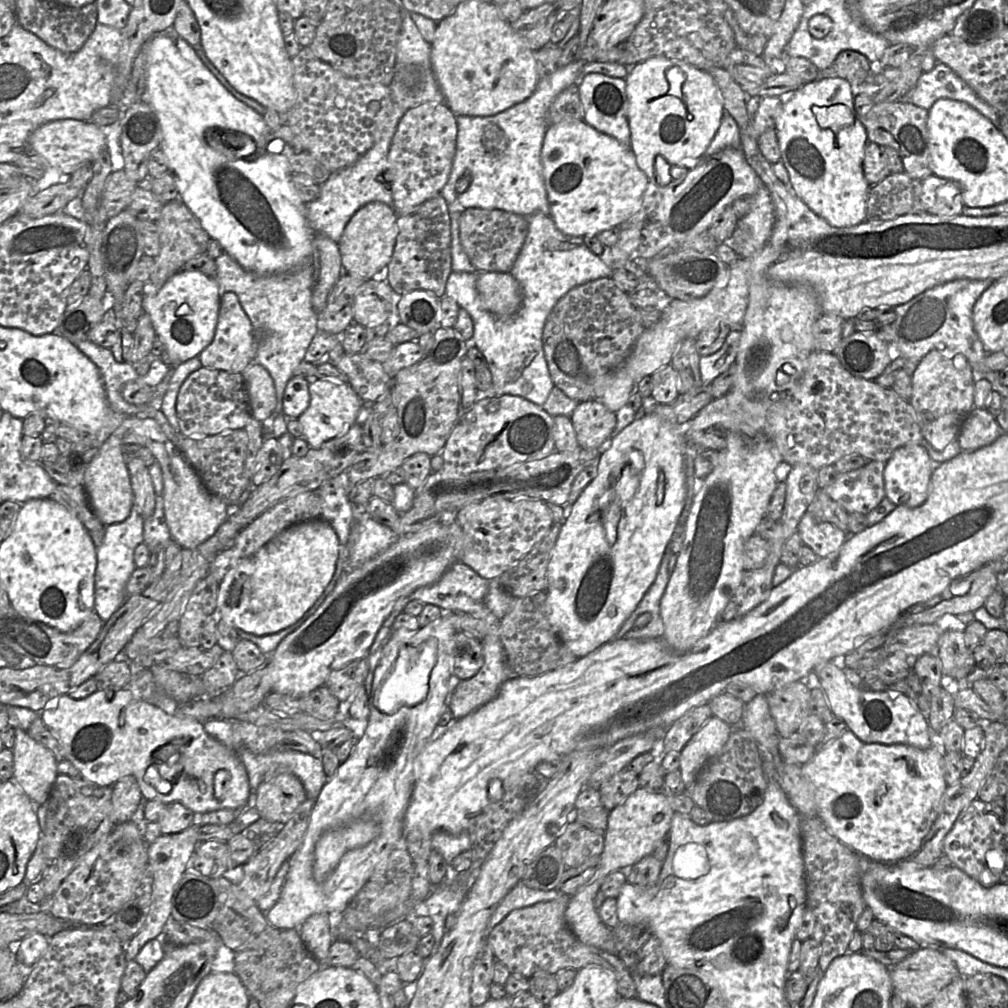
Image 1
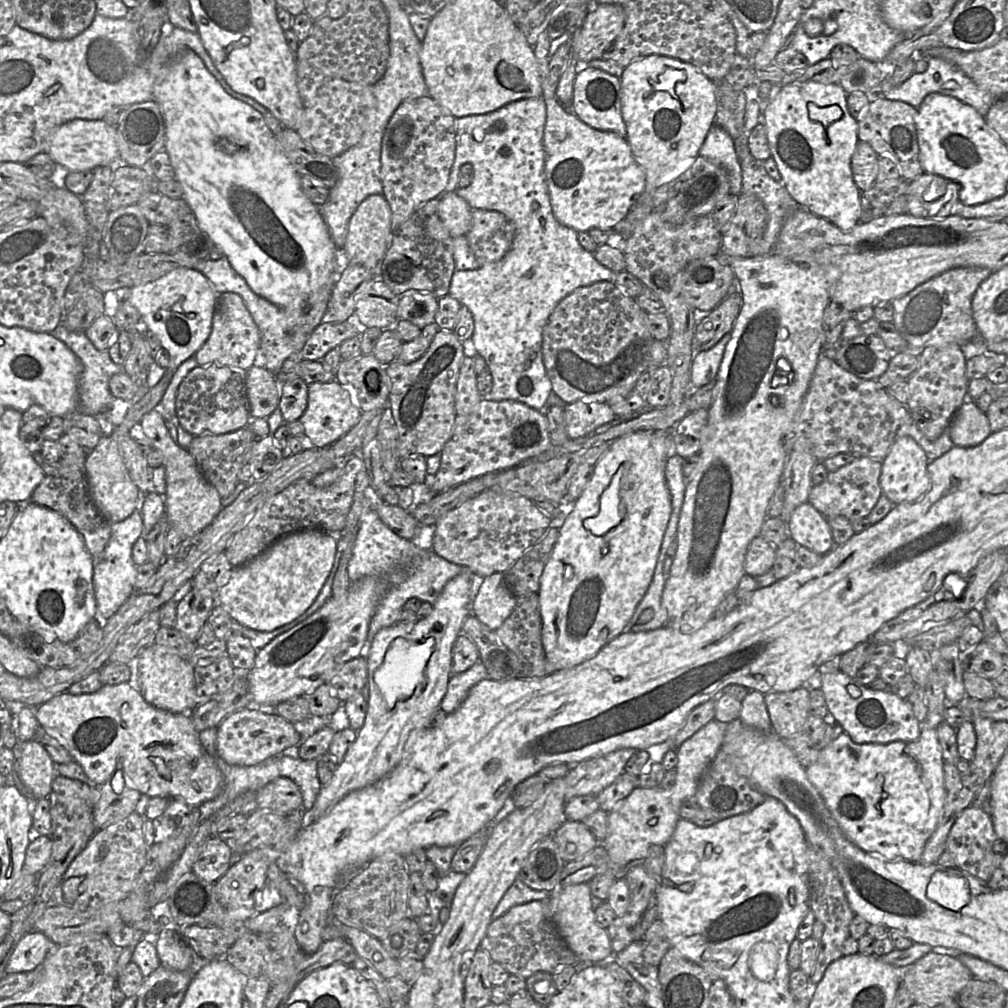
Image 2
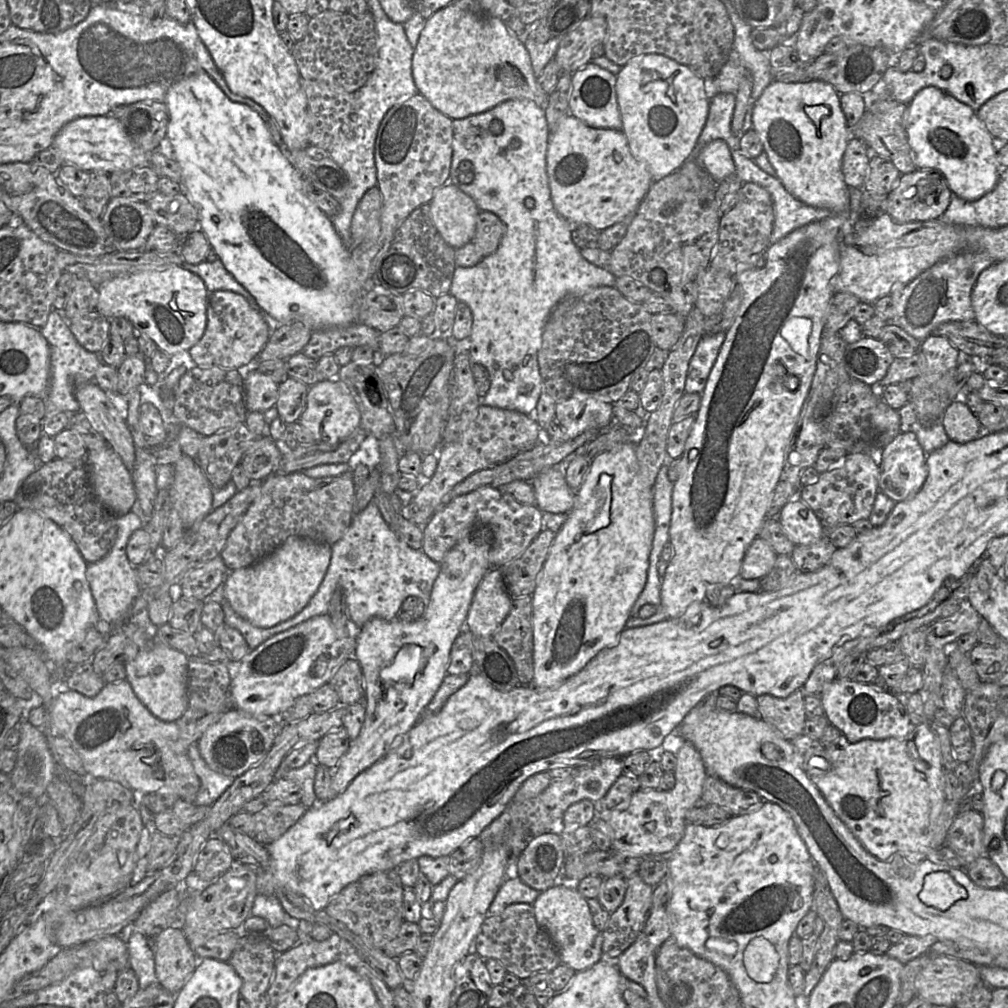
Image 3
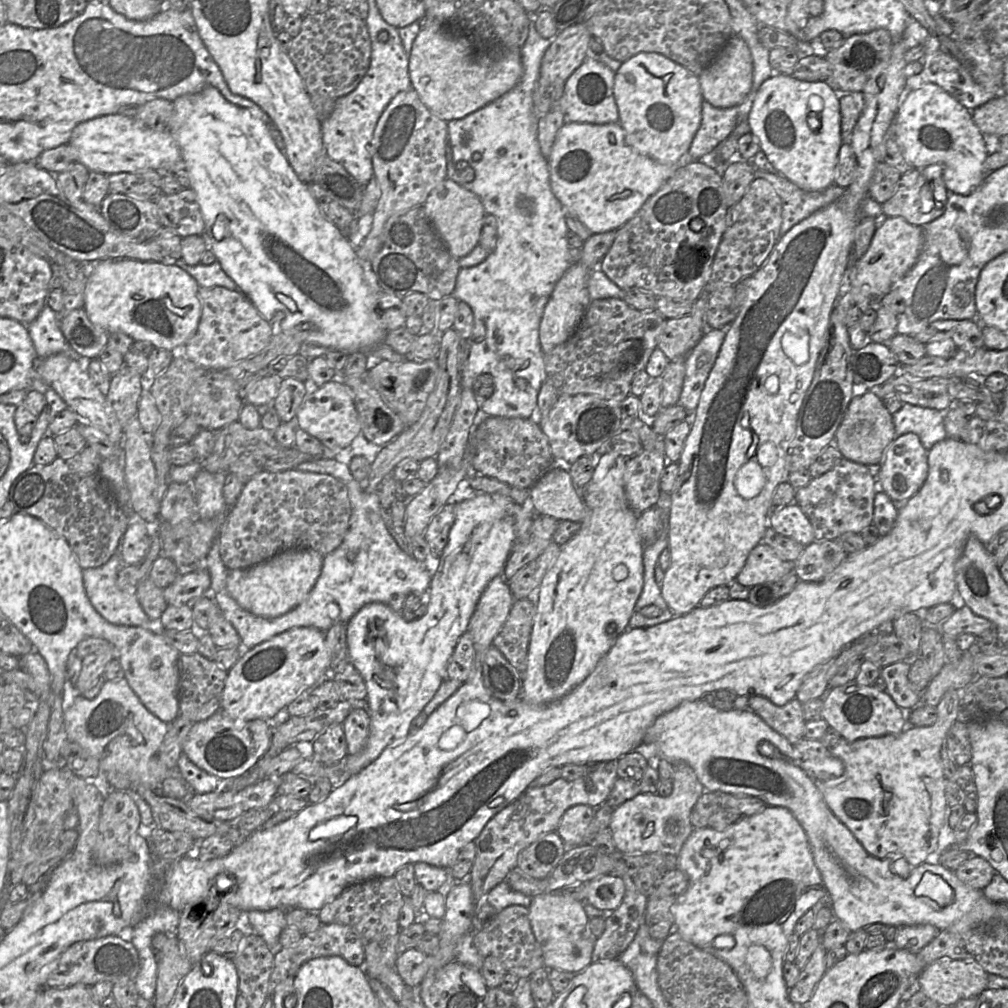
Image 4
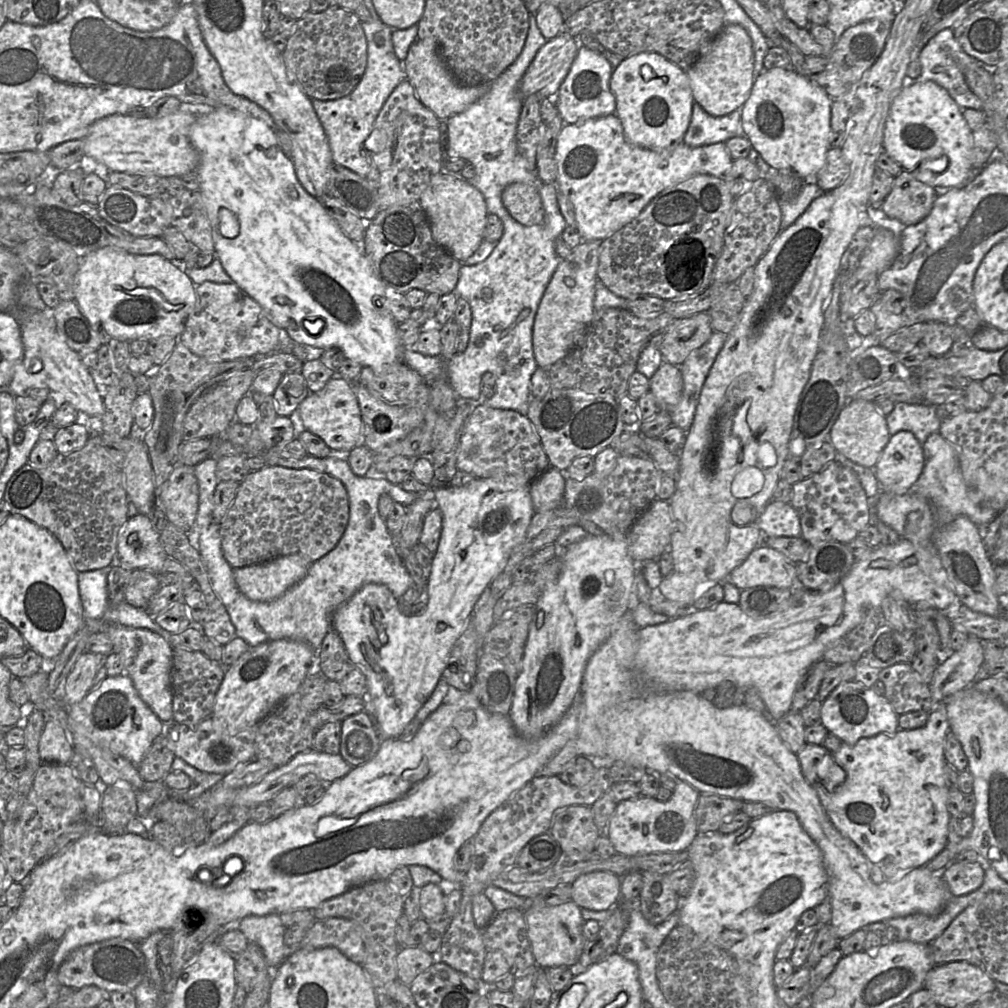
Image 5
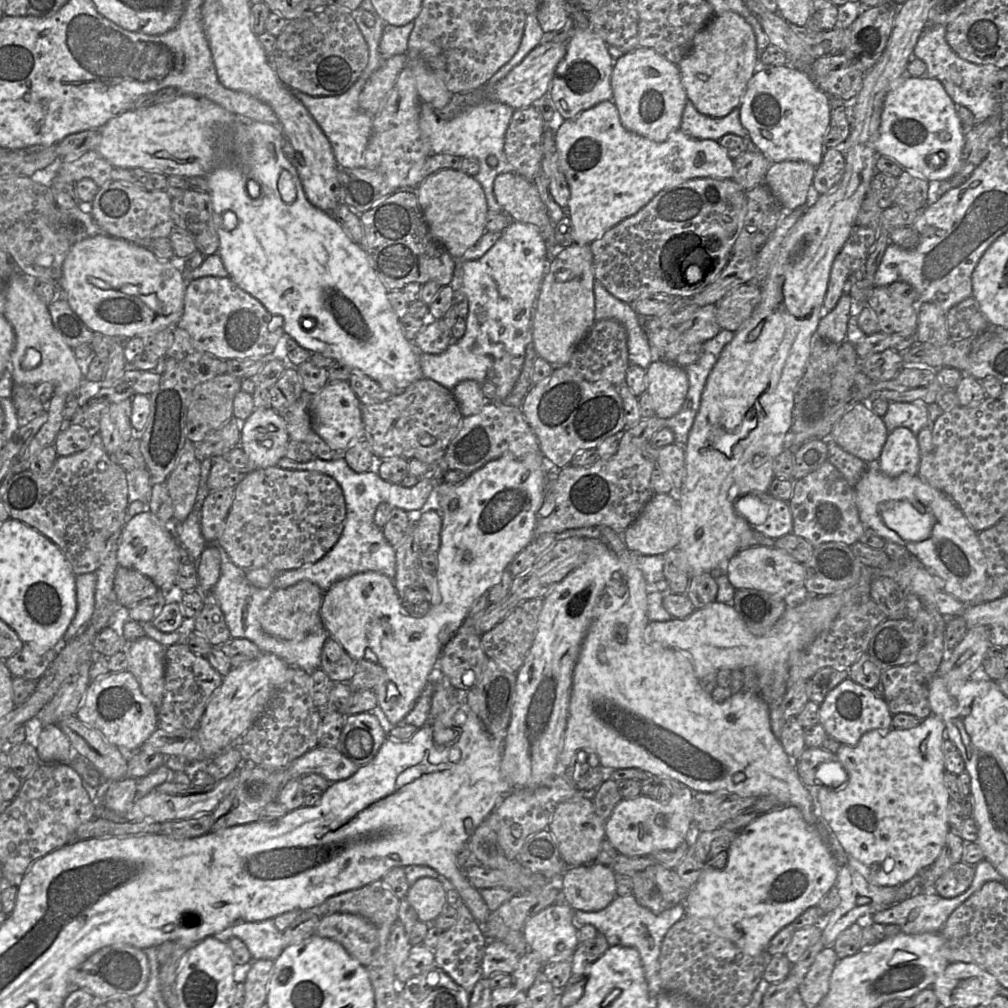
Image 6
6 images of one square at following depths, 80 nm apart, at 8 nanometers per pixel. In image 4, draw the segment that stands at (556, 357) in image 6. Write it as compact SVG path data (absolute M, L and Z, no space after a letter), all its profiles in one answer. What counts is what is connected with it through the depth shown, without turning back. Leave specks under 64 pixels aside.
M616 231L592 234L590 238L584 241L581 248L582 255L580 260L575 263L570 263L567 270L556 283L544 308L539 326L539 341L544 355L551 352L559 344L567 341L575 333L589 304L591 303L588 291L588 279L590 273L594 269L598 269L596 266L600 265L600 261L611 248L616 234Z

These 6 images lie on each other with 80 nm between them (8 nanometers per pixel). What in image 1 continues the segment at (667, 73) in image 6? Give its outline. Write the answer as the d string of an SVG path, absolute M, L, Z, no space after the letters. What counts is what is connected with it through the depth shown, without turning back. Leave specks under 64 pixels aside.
M652 57L647 59L643 62L637 63L632 67L629 67L628 75L625 79L626 81L626 94L627 94L627 101L628 101L628 110L627 110L627 119L630 129L630 148L635 156L636 162L638 167L644 172L648 181L650 182L657 182L659 185L668 185L672 182L672 177L670 177L669 173L663 173L662 175L658 175L655 171L655 160L658 156L664 158L671 166L681 166L688 170L694 168L701 157L703 157L705 150L711 143L712 139L714 138L722 117L724 115L724 107L722 98L719 94L718 88L712 79L712 77L703 70L696 68L695 66L688 64L683 61L679 61L676 59L667 59L664 57Z

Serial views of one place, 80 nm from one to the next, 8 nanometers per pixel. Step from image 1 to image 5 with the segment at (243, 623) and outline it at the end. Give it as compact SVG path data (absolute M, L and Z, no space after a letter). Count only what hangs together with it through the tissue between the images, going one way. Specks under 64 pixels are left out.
M294 554L233 568L233 575L237 587L247 598L253 601L270 601L302 580L310 565L306 557Z

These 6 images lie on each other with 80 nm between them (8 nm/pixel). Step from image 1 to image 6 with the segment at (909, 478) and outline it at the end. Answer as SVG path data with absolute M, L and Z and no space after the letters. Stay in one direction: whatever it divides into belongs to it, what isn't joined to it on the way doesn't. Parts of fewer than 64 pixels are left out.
M906 427L888 433L875 466L885 475L897 477L902 473L917 475L921 452L916 435Z

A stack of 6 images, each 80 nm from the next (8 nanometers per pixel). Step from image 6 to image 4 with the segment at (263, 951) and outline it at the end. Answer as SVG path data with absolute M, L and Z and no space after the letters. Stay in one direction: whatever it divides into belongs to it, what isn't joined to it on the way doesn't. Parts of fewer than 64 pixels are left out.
M282 908L248 911L248 920L255 934L265 940L274 955L282 949L279 938L282 930L287 926L285 913L286 910Z

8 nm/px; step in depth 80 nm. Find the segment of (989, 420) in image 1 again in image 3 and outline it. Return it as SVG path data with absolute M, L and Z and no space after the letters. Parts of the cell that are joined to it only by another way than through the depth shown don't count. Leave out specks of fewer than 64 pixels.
M953 401L947 408L943 425L950 440L958 443L968 443L989 434L984 433L978 416L961 401Z

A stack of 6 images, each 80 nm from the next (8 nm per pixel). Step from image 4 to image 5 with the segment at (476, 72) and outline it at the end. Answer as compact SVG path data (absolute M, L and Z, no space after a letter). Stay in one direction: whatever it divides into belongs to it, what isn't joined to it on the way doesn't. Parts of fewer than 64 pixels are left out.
M434 38L417 39L403 61L406 79L415 89L420 102L442 121L466 110L481 98L489 84L465 85L459 83L442 59Z

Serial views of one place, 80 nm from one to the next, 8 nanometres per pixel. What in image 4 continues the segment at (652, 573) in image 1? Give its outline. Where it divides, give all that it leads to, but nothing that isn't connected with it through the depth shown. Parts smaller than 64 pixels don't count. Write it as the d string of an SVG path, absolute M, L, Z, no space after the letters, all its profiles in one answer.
M604 453L595 458L596 467L591 480L581 491L581 497L586 507L585 519L580 523L579 532L568 542L560 546L560 552L551 568L547 571L542 582L535 593L535 613L530 636L526 675L521 681L521 695L524 700L533 704L547 704L560 699L572 689L581 684L594 670L599 660L612 648L619 635L629 628L629 620L634 613L635 604L641 594L644 583L643 552L645 545L636 529L638 514L636 514L625 497L624 471L627 458L616 453Z

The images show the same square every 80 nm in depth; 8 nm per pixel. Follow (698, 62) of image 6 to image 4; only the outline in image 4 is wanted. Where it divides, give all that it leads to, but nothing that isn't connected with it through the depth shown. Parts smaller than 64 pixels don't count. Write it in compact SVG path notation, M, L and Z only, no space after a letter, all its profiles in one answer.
M732 35L714 60L698 75L703 99L717 108L741 104L752 88L753 62L746 42Z

